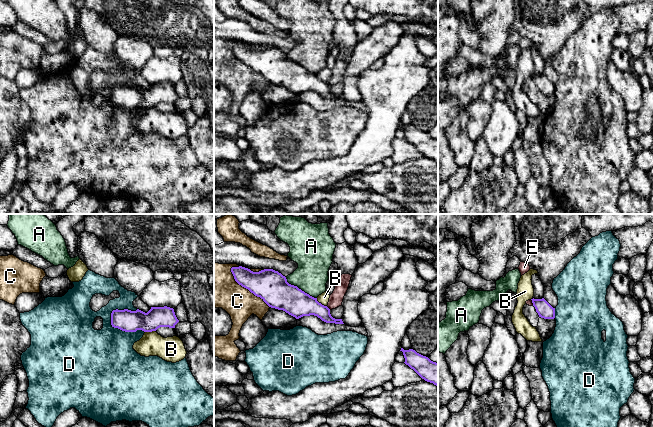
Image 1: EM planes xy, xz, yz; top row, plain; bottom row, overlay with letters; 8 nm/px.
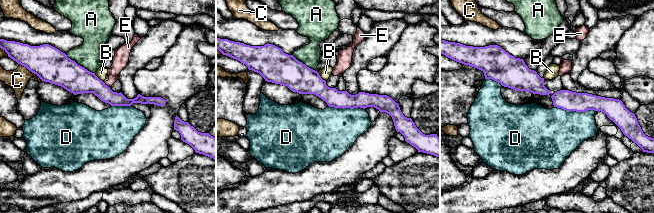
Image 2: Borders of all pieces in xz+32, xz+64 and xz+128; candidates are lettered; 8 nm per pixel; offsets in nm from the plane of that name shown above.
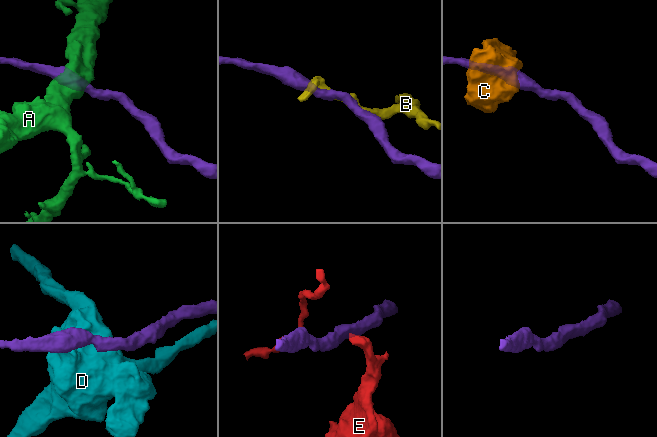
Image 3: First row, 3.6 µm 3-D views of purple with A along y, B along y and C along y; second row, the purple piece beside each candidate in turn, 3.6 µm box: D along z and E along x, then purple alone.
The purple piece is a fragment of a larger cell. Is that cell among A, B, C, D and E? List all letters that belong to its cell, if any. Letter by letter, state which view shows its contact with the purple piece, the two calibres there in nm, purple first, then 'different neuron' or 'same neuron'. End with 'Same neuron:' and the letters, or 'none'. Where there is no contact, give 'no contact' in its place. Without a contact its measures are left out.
A: contact in xz; calibres 260 and 260 nm; different neuron
B: contact in xz; calibres 220 and 80 nm; different neuron
C: contact in xz; calibres 260 and 340 nm; different neuron
D: contact in xy; calibres 180 and 440 nm; same neuron
E: contact in xz; calibres 220 and 110 nm; different neuron
Same neuron: D

